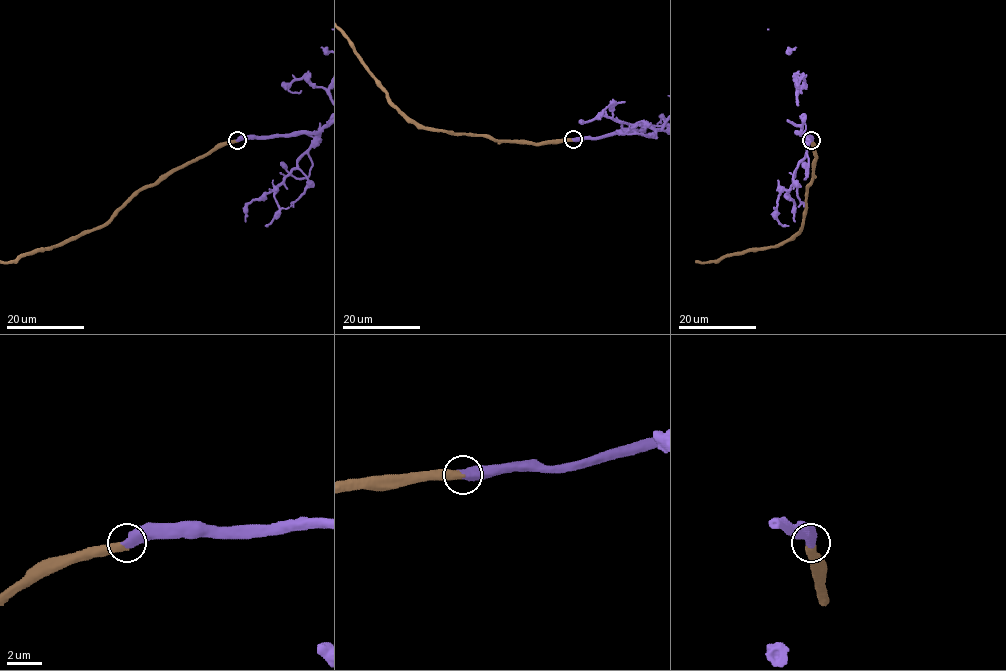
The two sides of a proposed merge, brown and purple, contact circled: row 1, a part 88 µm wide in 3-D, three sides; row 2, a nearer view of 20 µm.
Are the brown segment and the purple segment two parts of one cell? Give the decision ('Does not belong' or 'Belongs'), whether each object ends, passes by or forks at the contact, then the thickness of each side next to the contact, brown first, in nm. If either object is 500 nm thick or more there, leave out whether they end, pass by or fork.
Belongs. Thickness 440 nm (brown) against 600 nm

